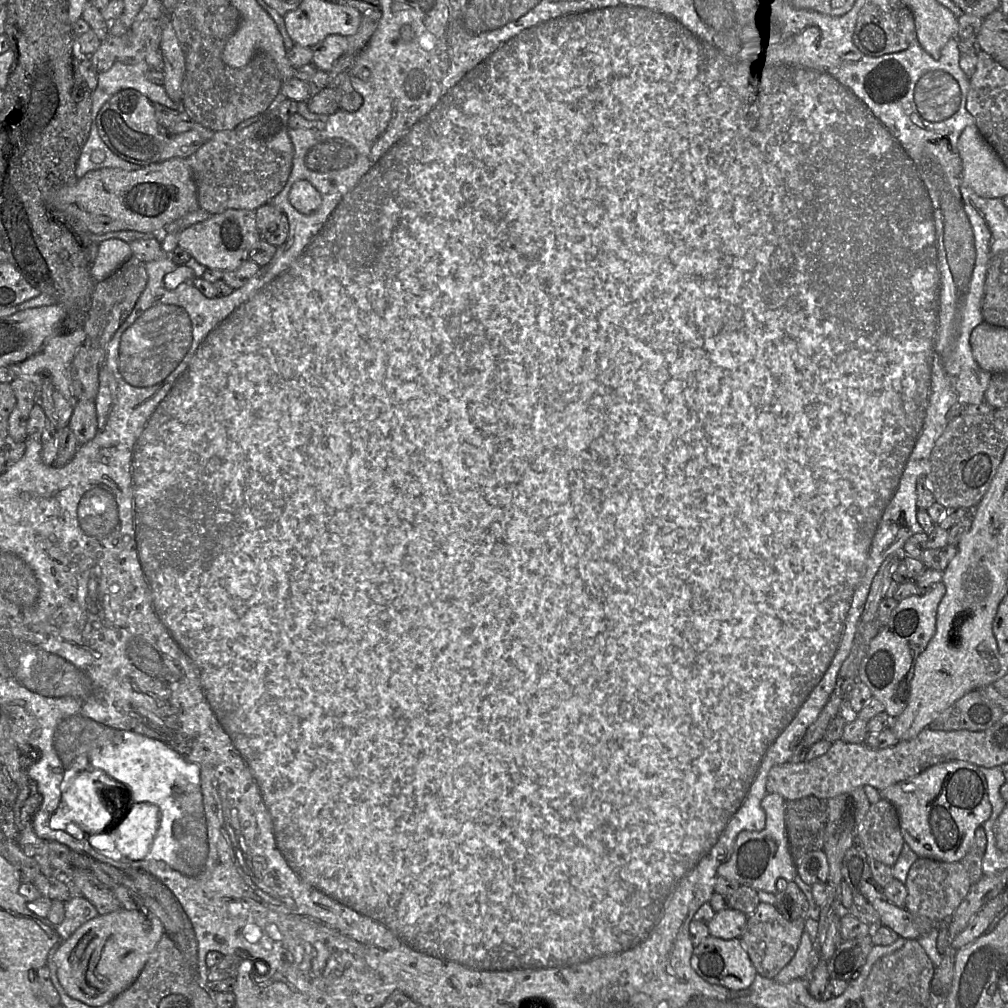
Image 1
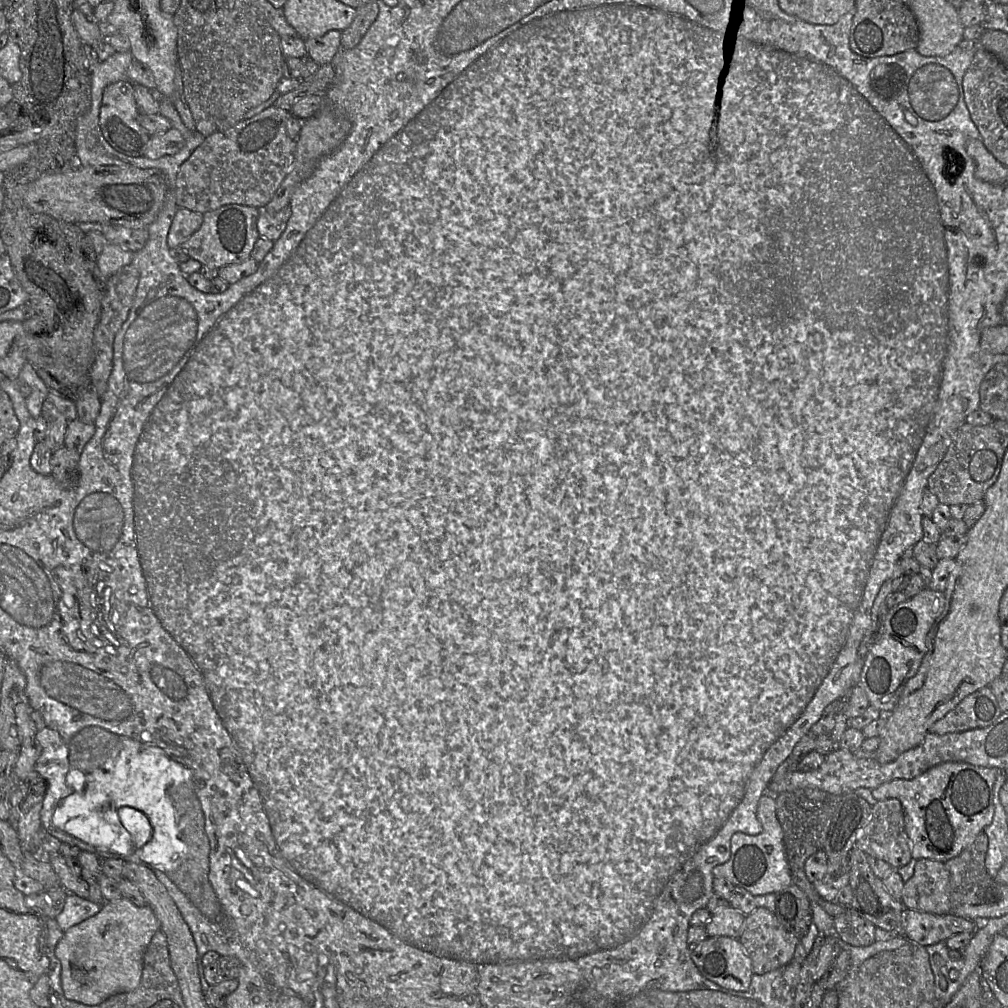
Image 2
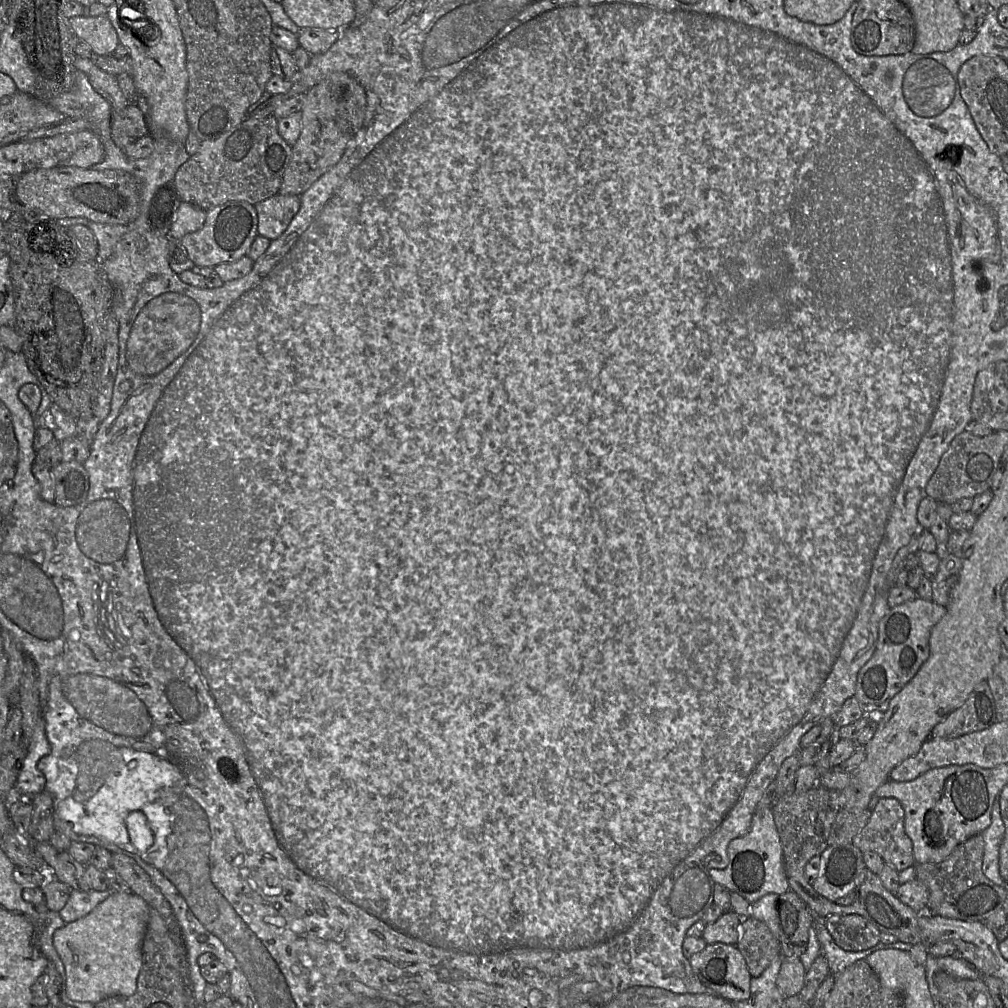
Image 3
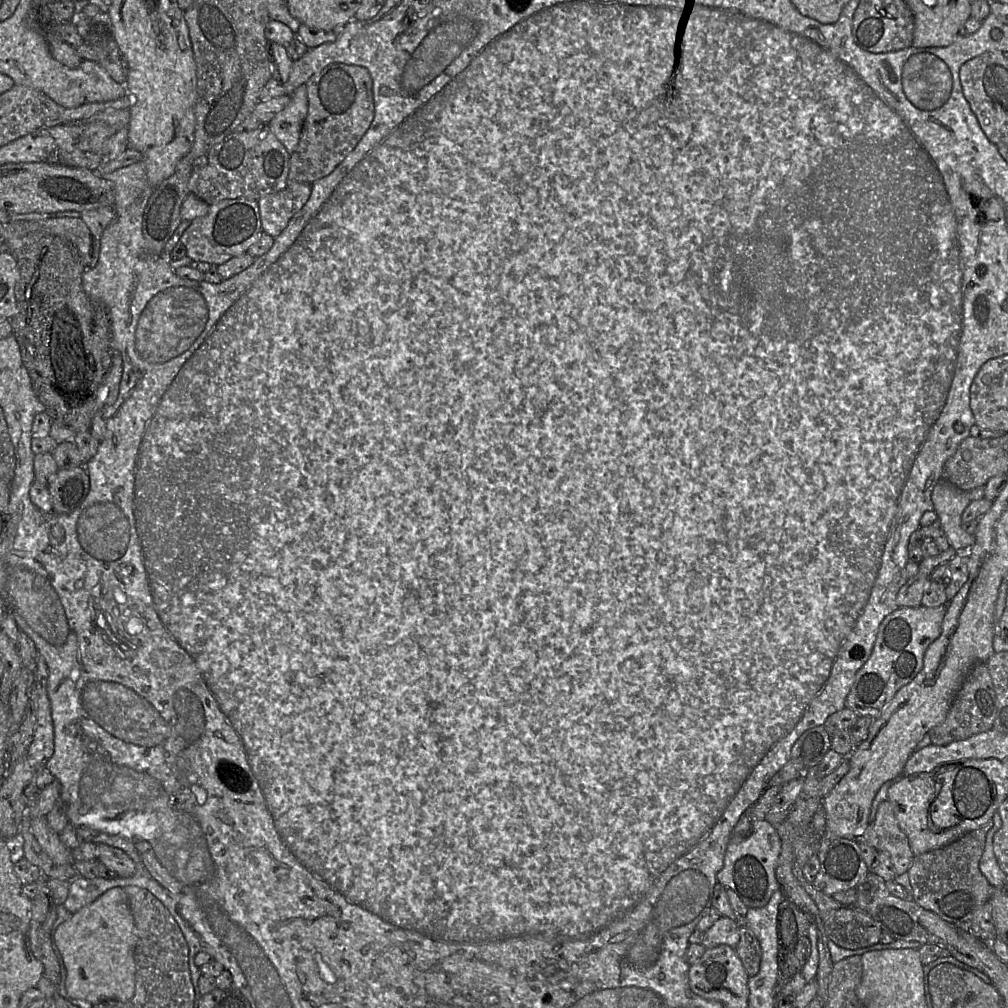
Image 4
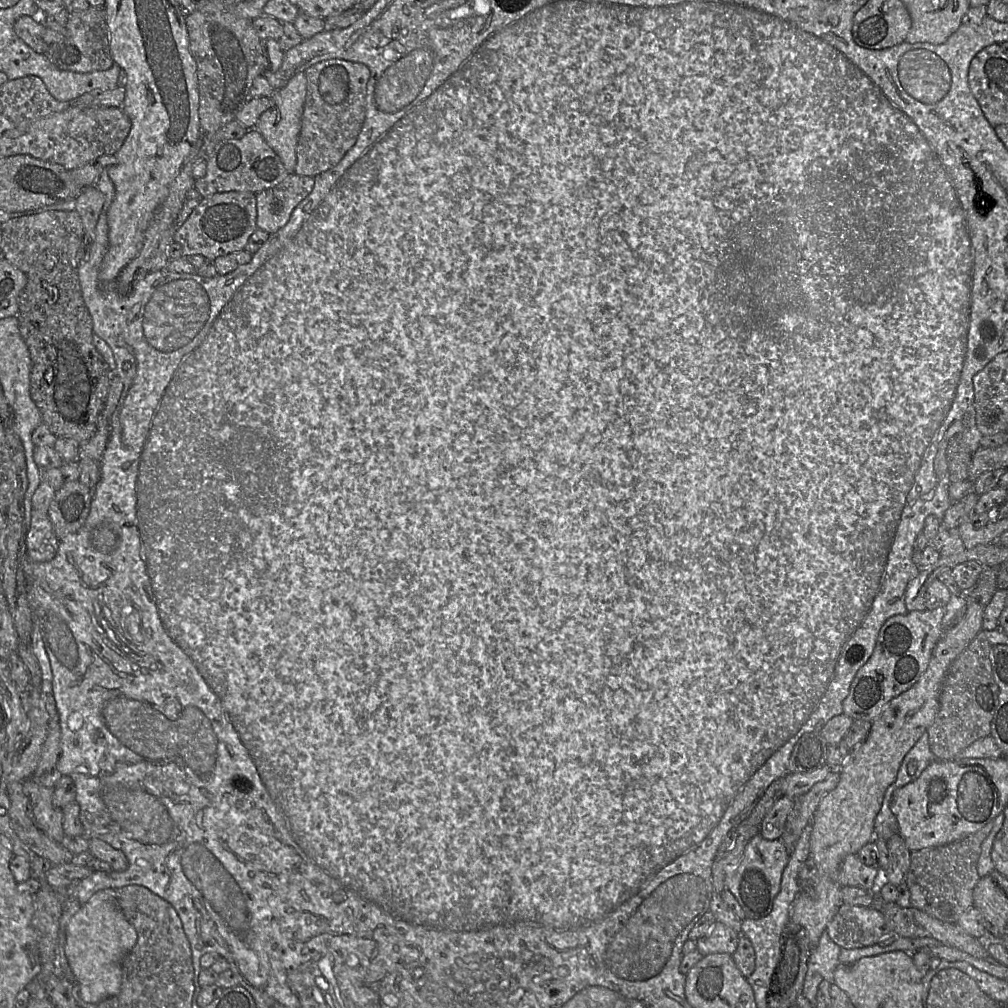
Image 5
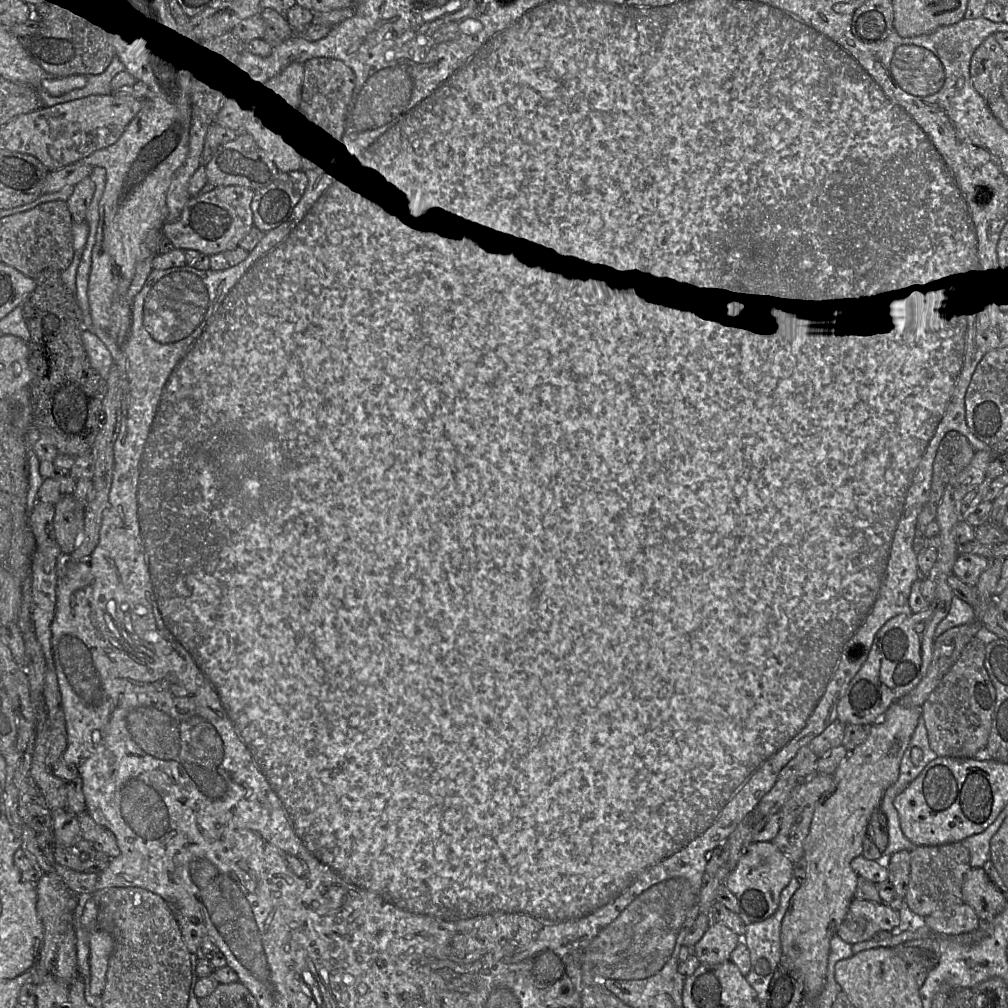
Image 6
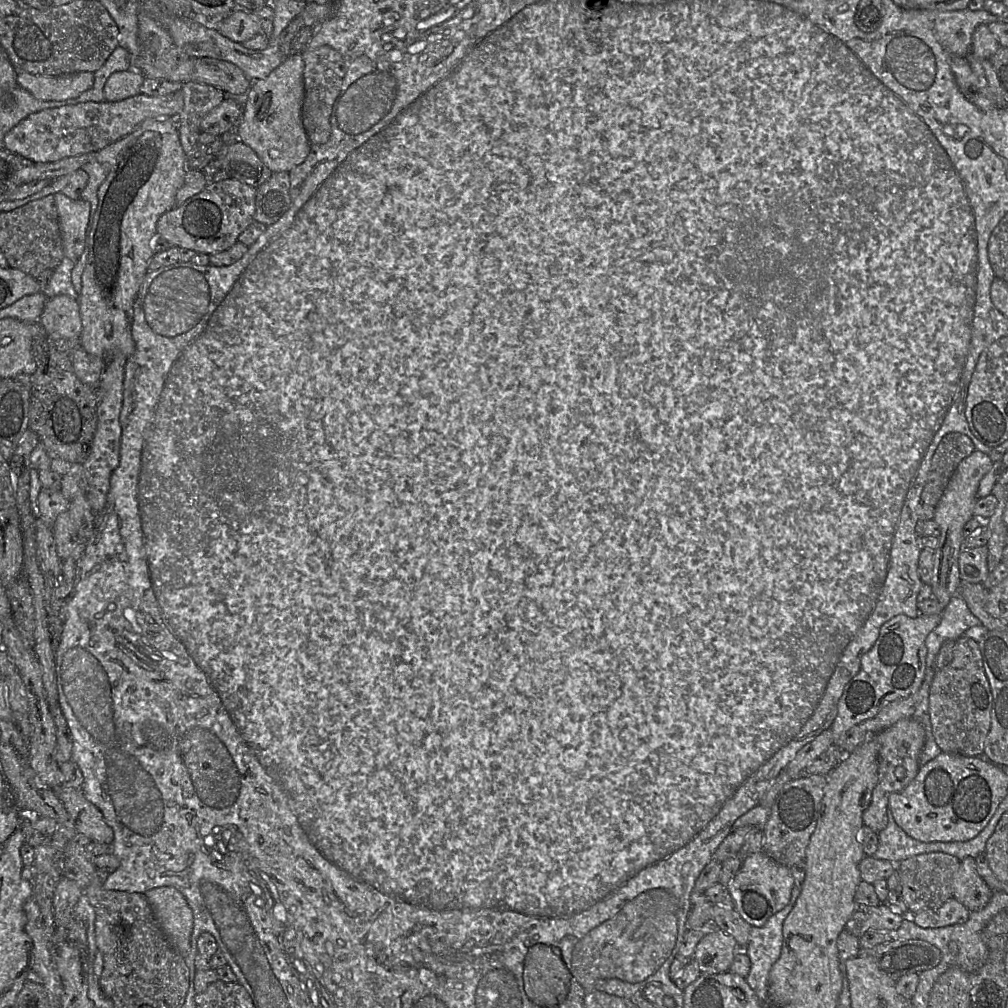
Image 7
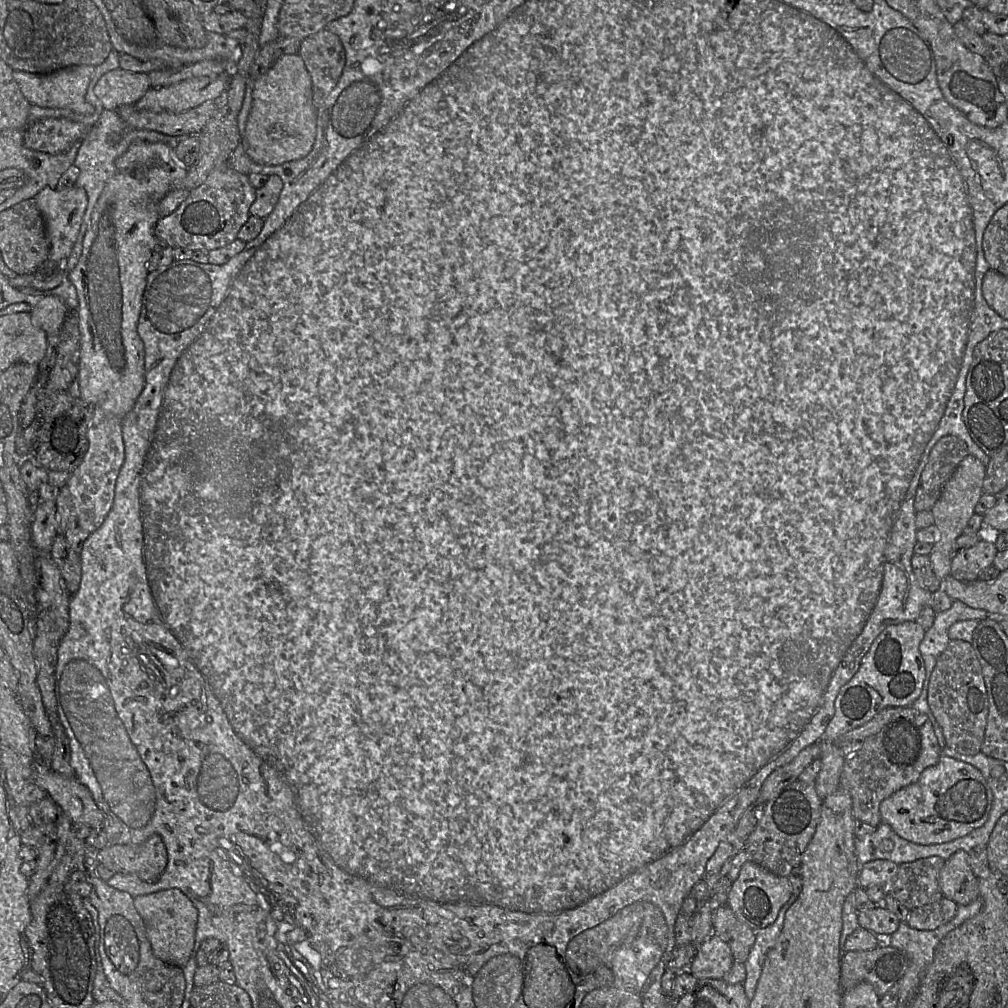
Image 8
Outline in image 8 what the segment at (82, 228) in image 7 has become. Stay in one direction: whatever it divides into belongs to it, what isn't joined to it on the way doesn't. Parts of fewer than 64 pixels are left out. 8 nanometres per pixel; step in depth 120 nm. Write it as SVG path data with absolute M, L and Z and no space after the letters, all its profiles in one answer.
M77 186L63 190L47 187L41 190L33 199L36 200L36 204L45 222L49 244L49 261L64 263L69 257L77 239L83 215L88 204L86 191Z

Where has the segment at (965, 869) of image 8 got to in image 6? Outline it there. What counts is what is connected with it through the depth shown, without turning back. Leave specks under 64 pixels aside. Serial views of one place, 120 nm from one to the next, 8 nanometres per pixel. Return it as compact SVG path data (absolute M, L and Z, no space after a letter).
M970 868L962 884L963 902L975 911L981 923L995 918L1007 899L990 881L982 868Z

